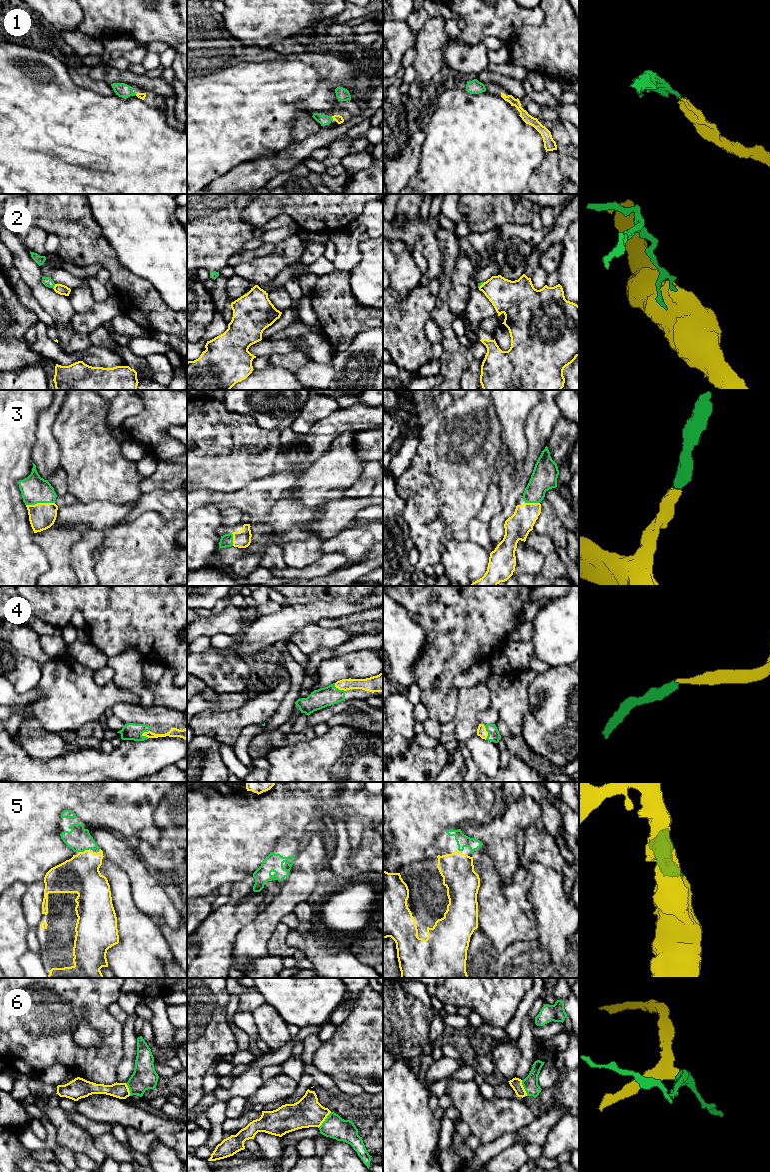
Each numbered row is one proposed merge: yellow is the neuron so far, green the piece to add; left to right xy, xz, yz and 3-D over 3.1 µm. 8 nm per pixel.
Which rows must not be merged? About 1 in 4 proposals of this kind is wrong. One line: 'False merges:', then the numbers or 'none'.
False merges: 2

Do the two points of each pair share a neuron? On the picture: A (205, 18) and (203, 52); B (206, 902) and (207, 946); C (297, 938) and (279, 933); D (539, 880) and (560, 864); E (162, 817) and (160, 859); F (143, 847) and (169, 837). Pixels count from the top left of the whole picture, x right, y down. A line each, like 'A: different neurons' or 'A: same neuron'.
A: same neuron
B: different neurons
C: different neurons
D: different neurons
E: same neuron
F: same neuron

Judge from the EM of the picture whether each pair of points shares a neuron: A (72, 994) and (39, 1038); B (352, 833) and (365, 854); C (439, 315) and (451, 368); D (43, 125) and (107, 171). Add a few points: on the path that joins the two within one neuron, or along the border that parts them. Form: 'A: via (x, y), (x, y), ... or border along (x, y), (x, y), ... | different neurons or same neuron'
A: via (84, 1010), (84, 1015), (79, 1020), (55, 1036) | same neuron
B: border along (372, 828), (365, 831), (360, 845), (352, 851) | different neurons
C: via (445, 328), (450, 342), (451, 355) | same neuron
D: via (59, 141), (91, 171) | same neuron

